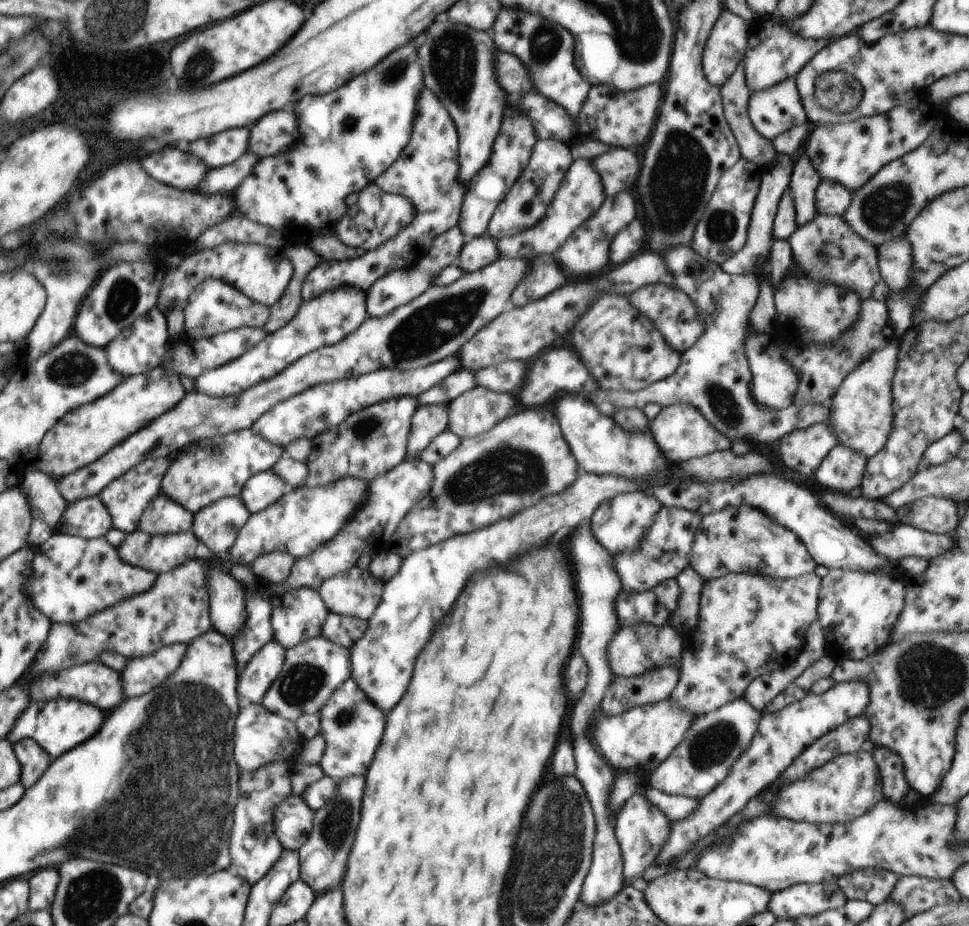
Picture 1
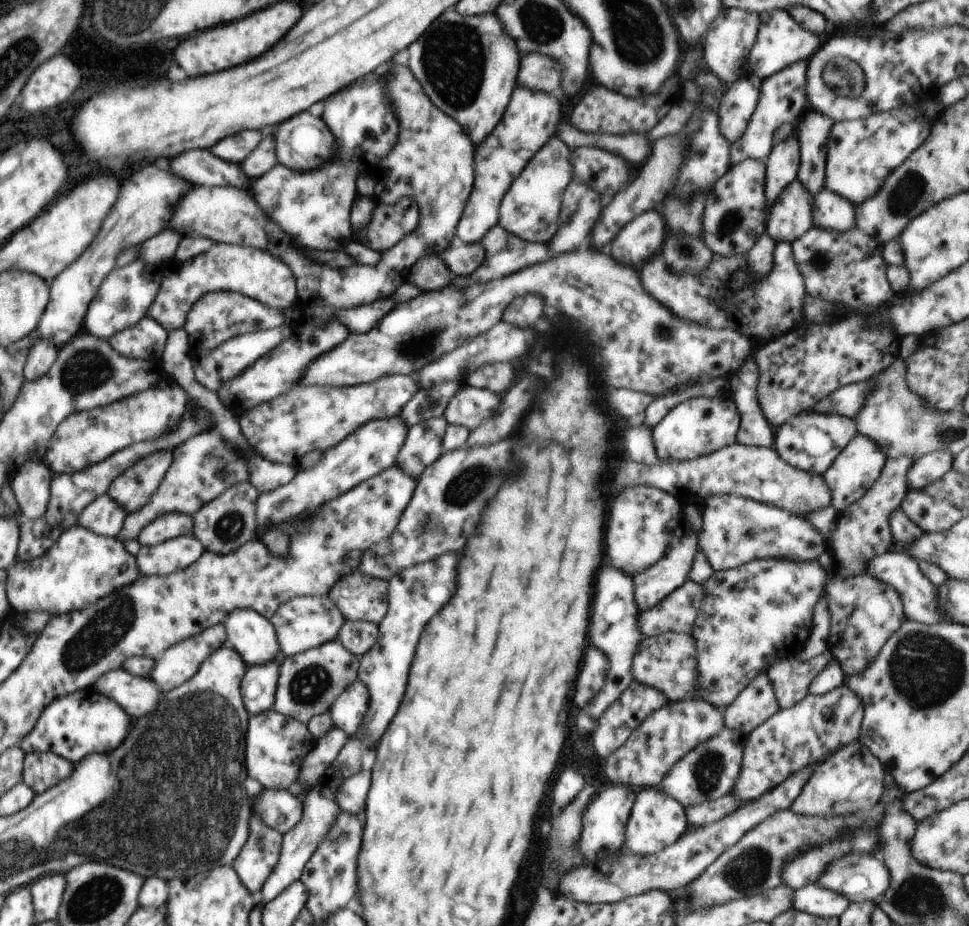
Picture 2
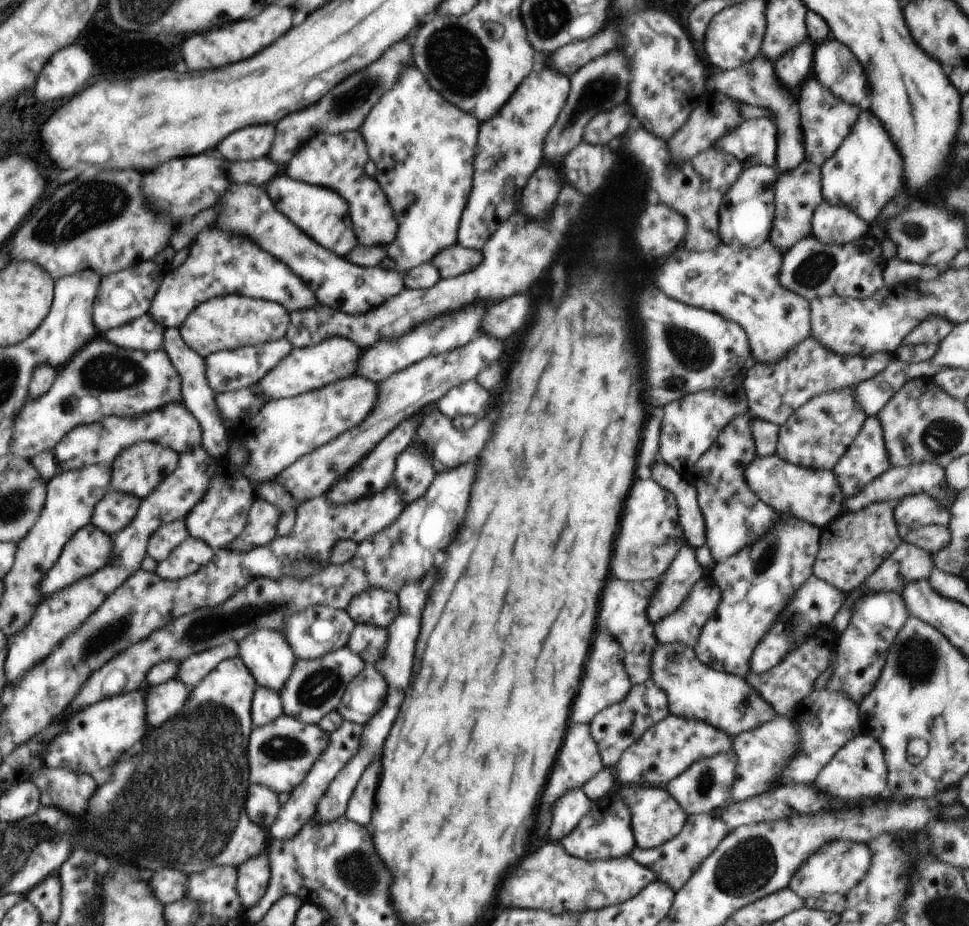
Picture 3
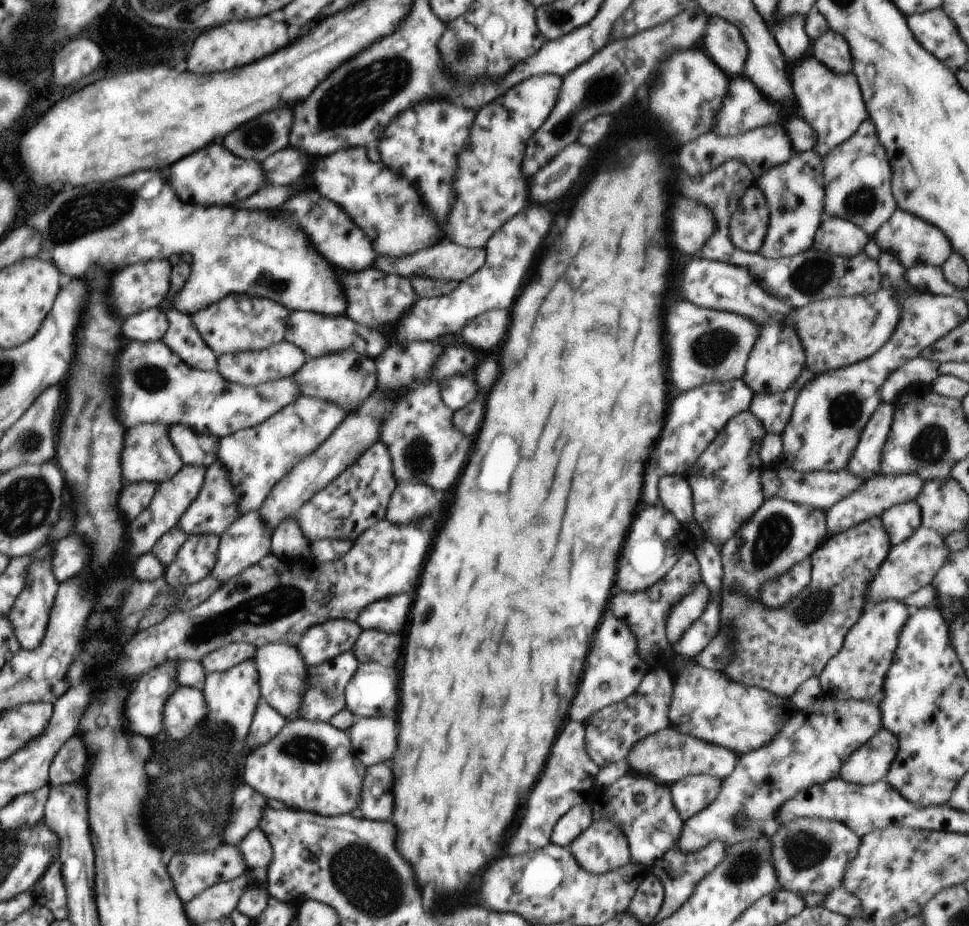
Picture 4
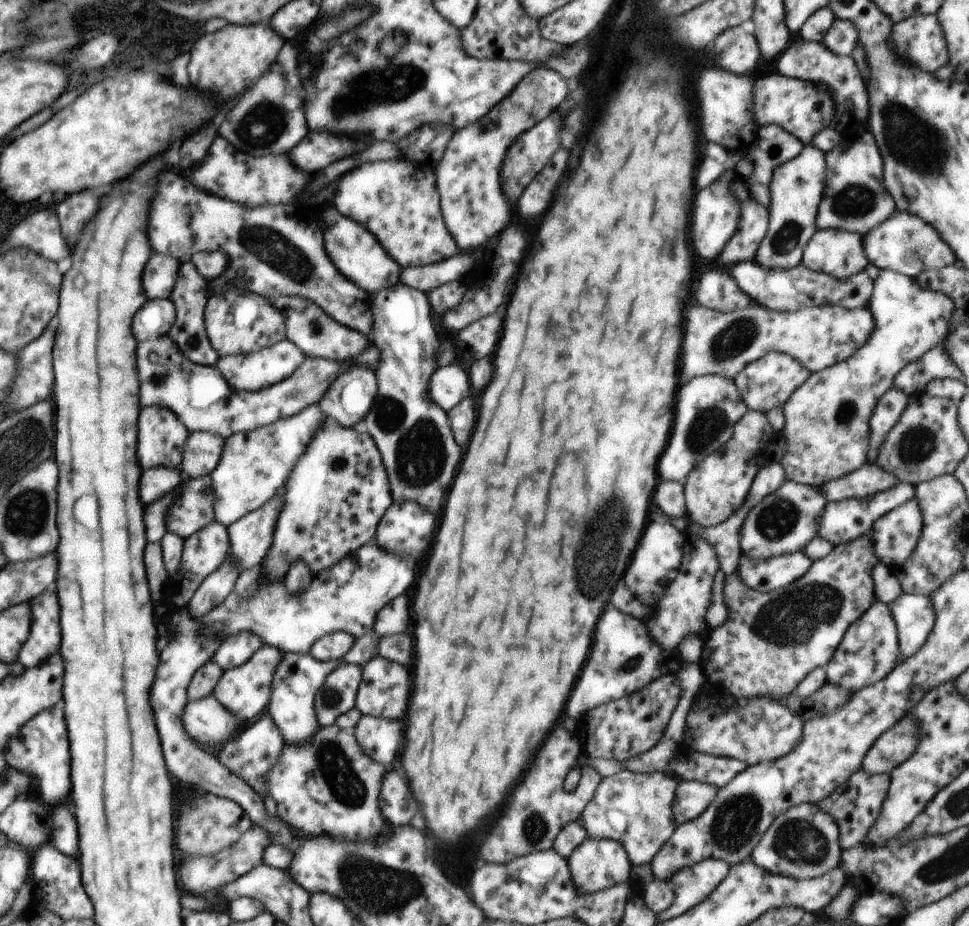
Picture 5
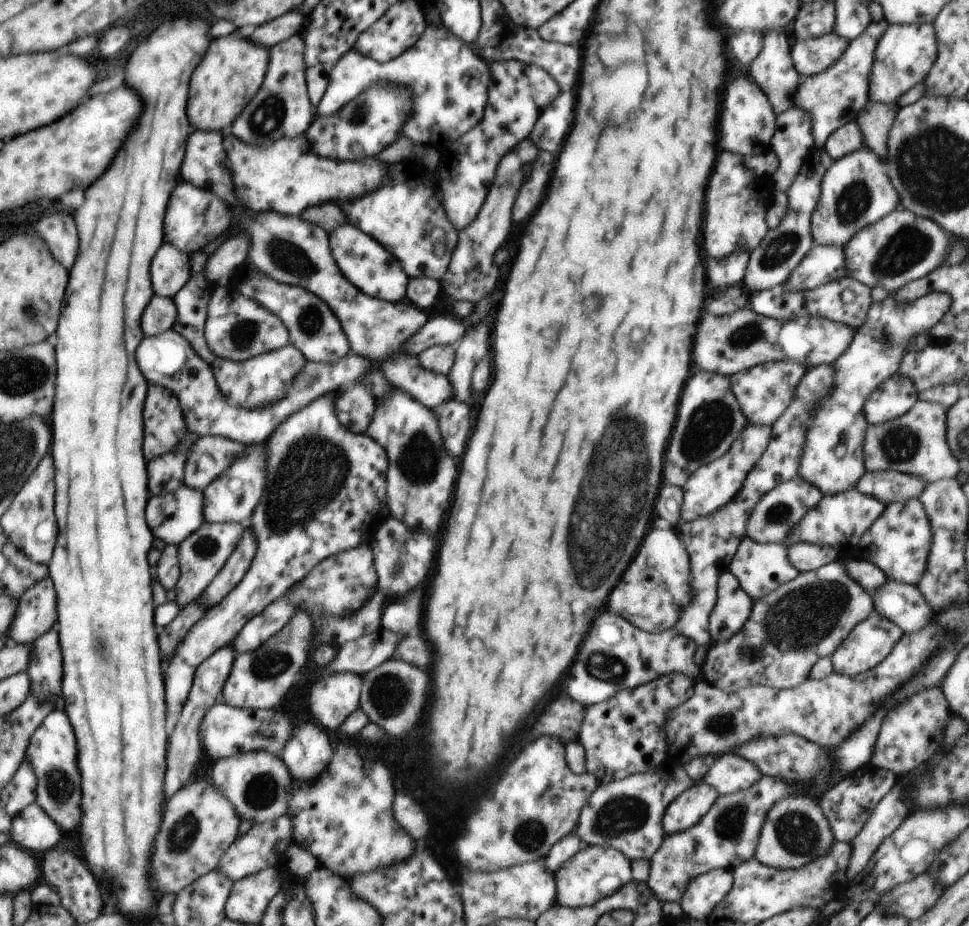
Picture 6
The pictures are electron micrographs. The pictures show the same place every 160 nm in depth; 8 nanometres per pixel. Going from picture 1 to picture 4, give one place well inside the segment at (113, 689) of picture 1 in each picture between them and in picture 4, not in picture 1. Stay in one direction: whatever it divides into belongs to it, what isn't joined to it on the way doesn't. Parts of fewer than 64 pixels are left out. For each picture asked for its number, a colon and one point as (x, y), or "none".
2: (138, 696)
3: (163, 701)
4: (187, 708)

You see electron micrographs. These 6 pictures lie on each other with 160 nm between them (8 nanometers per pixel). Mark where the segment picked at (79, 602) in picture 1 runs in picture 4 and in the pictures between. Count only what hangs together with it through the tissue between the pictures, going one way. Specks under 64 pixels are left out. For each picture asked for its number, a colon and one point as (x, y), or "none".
2: (81, 567)
3: (88, 550)
4: (70, 555)

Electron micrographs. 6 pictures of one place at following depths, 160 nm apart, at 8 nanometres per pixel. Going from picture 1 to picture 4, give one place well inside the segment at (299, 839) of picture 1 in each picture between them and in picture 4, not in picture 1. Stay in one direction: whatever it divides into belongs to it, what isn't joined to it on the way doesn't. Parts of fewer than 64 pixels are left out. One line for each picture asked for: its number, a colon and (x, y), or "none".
2: (279, 809)
3: (262, 805)
4: (248, 805)

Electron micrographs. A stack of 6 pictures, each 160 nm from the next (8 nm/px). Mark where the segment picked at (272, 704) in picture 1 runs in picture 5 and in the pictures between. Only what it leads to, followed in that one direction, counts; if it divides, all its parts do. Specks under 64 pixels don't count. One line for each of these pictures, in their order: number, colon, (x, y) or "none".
2: (307, 684)
3: (315, 688)
4: (324, 696)
5: (337, 695)

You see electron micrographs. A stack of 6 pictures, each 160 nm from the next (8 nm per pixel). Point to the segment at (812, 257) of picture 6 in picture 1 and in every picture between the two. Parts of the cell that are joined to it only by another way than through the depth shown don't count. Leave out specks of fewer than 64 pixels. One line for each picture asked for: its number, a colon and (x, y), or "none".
1: (831, 198)
2: (832, 211)
3: (831, 224)
4: (841, 237)
5: (841, 254)

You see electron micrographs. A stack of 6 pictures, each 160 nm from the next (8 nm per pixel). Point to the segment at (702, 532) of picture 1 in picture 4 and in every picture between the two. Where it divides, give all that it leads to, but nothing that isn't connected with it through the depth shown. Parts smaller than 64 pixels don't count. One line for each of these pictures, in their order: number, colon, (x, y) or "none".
2: (735, 530)
3: (735, 517)
4: (725, 482)

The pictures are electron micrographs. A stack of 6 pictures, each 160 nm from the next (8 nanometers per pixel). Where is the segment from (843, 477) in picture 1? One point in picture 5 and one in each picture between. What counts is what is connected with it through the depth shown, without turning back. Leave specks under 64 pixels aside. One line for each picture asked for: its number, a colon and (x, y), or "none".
2: (855, 469)
3: (866, 459)
4: (865, 462)
5: (888, 411)

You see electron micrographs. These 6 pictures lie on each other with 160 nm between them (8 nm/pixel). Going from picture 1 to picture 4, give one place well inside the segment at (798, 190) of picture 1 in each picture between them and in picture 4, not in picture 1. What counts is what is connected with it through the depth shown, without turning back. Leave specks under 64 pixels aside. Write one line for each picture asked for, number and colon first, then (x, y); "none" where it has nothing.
2: (814, 129)
3: (826, 119)
4: (833, 104)

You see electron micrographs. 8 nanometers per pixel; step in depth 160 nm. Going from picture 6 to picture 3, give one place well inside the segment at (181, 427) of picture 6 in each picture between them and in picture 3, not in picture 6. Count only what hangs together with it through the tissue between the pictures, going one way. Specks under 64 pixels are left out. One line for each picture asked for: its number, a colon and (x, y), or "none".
3: (138, 470)
4: (148, 454)
5: (162, 437)

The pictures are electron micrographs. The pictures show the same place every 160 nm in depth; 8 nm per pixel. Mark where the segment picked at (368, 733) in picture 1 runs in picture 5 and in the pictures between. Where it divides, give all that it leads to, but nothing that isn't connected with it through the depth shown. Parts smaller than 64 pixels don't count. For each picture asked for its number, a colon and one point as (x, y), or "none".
2: (347, 712)
3: (364, 696)
4: (373, 691)
5: (385, 688)

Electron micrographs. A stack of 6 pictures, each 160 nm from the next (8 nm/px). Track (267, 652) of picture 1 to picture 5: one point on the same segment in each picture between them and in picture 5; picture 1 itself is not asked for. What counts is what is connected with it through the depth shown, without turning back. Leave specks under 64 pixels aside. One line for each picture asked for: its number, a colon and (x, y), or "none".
2: (258, 687)
3: (266, 704)
4: (266, 723)
5: (250, 755)

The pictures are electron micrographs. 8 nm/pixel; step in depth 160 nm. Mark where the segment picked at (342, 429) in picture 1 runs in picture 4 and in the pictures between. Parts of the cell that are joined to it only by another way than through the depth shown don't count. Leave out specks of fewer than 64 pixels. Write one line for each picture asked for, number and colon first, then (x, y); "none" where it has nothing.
2: (373, 448)
3: (263, 519)
4: (247, 540)

